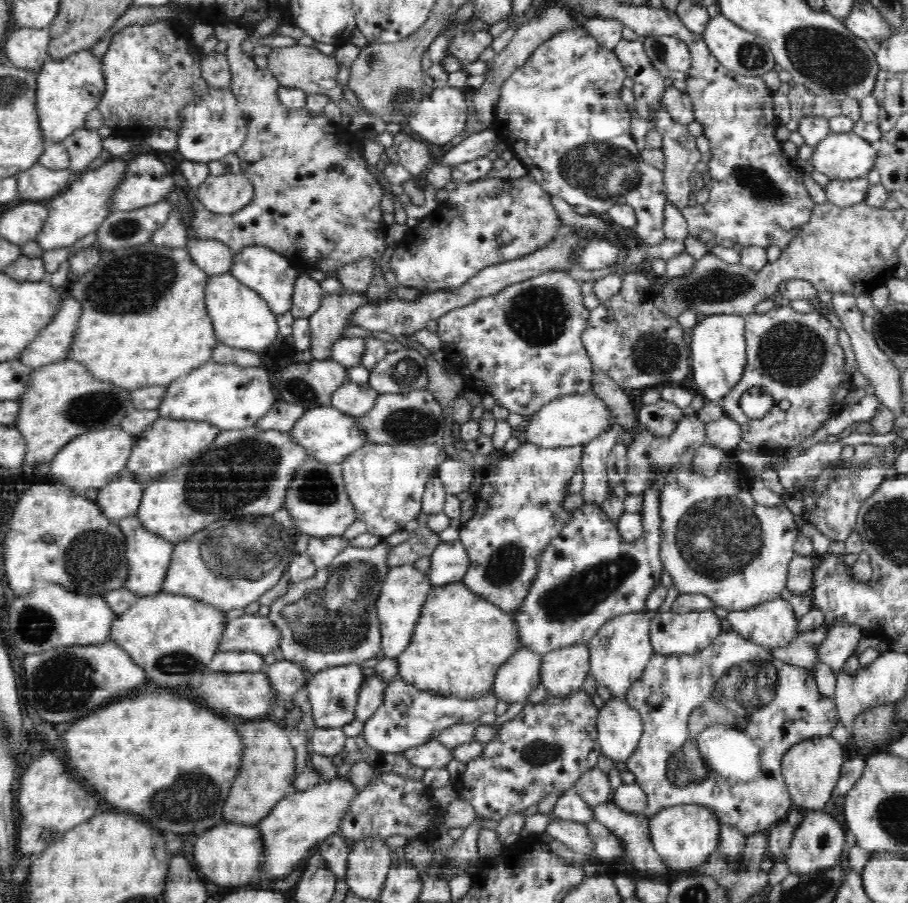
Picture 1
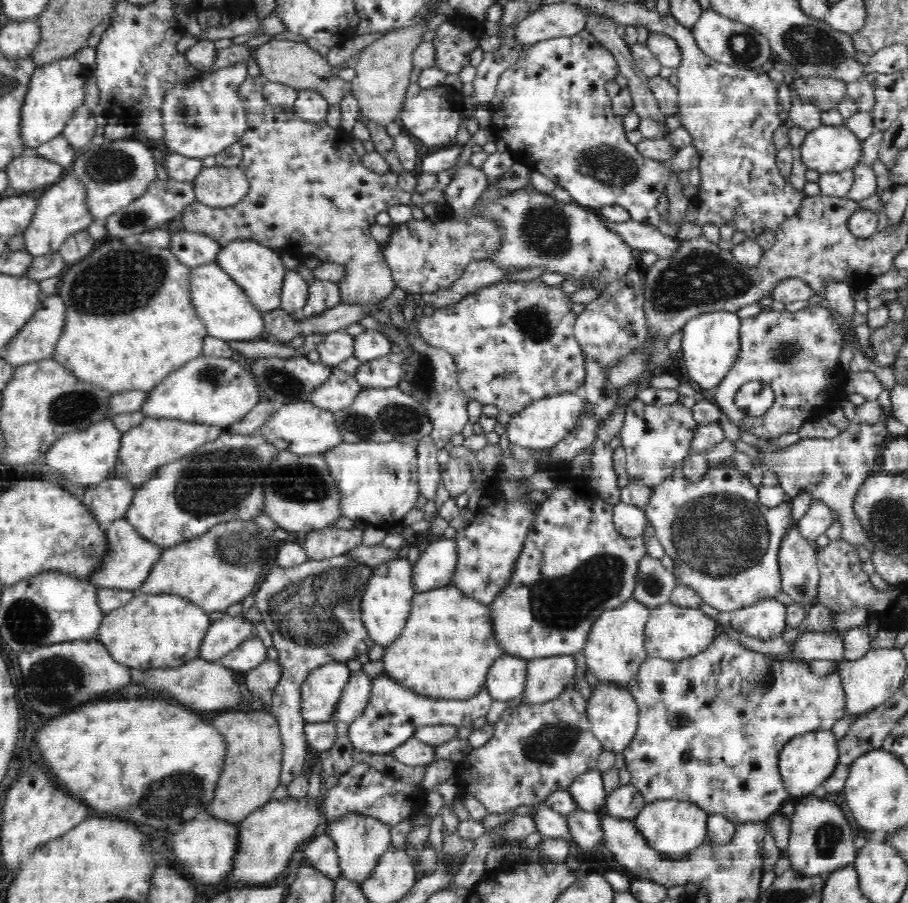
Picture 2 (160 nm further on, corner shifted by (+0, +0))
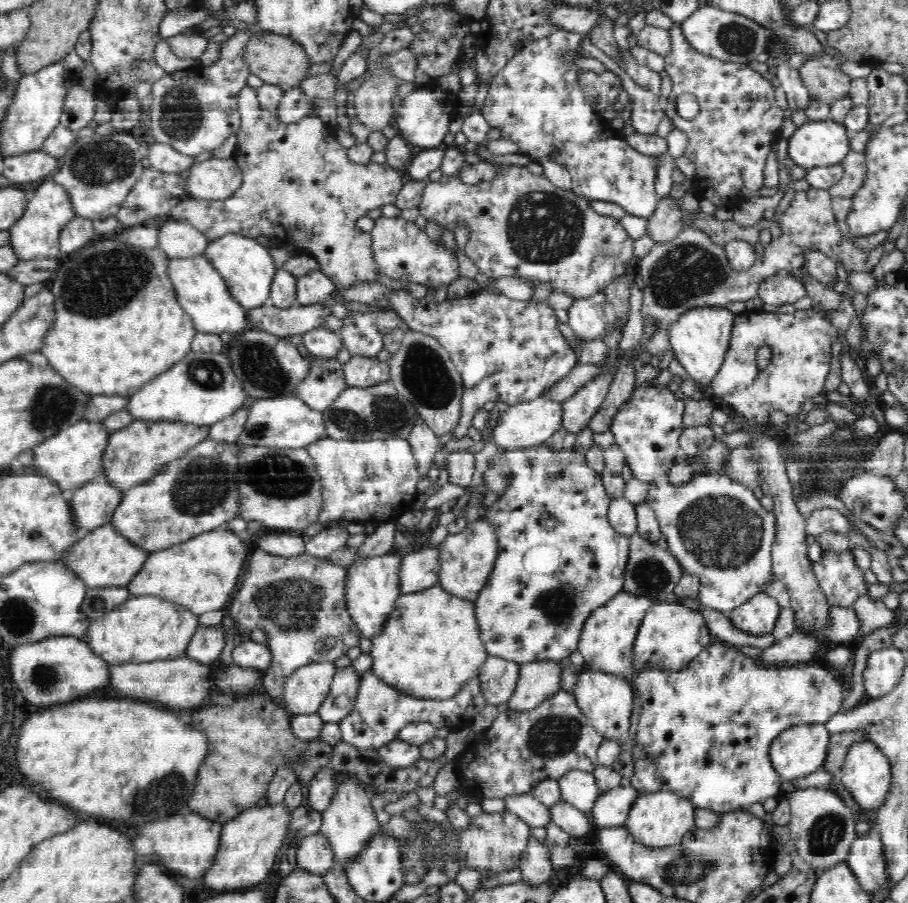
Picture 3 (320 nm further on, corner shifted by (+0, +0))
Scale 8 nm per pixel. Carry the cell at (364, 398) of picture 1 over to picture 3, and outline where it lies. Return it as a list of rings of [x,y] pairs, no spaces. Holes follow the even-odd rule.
[[[312,358],[312,374],[298,385],[295,395],[310,408],[325,411],[348,387],[344,366],[340,362]]]

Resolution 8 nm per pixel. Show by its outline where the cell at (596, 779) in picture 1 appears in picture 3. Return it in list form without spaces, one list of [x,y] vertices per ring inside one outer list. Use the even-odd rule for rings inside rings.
[[[574,771],[559,781],[563,801],[580,810],[590,812],[602,791],[593,773]]]

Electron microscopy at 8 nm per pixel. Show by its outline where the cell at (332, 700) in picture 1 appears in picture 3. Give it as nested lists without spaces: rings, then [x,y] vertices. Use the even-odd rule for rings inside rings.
[[[333,662],[314,663],[298,669],[285,686],[284,710],[291,717],[318,714],[330,694],[337,670]]]

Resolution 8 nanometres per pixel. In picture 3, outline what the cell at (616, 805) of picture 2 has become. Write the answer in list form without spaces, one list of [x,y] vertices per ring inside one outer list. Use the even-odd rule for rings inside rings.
[[[620,786],[602,792],[601,797],[590,810],[595,826],[600,828],[602,826],[624,825],[639,796],[640,792],[632,786]]]

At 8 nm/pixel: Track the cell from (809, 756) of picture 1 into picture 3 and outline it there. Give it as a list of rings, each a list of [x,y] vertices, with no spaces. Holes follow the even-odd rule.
[[[796,725],[796,728],[786,730],[786,733],[774,742],[774,746],[770,750],[774,769],[782,776],[784,781],[793,784],[810,776],[810,774],[824,770],[826,759],[830,754],[831,738],[826,725]]]

